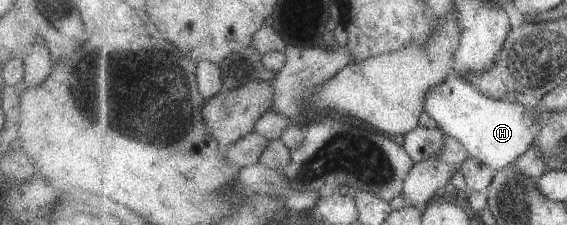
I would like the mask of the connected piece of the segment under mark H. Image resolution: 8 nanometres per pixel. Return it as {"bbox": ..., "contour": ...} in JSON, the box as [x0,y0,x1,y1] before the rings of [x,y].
{"bbox":[425,71,544,172],"contour":[[[455,71],[451,72],[451,75],[447,77],[447,81],[439,83],[439,85],[436,85],[427,93],[427,97],[425,97],[425,111],[433,117],[437,127],[444,130],[446,135],[455,137],[469,151],[471,160],[479,159],[481,163],[493,167],[495,172],[510,165],[533,146],[535,139],[541,133],[541,127],[543,127],[544,111],[541,108],[528,110],[521,103],[489,98],[482,94],[473,84],[467,83],[465,79],[461,79]]]}

